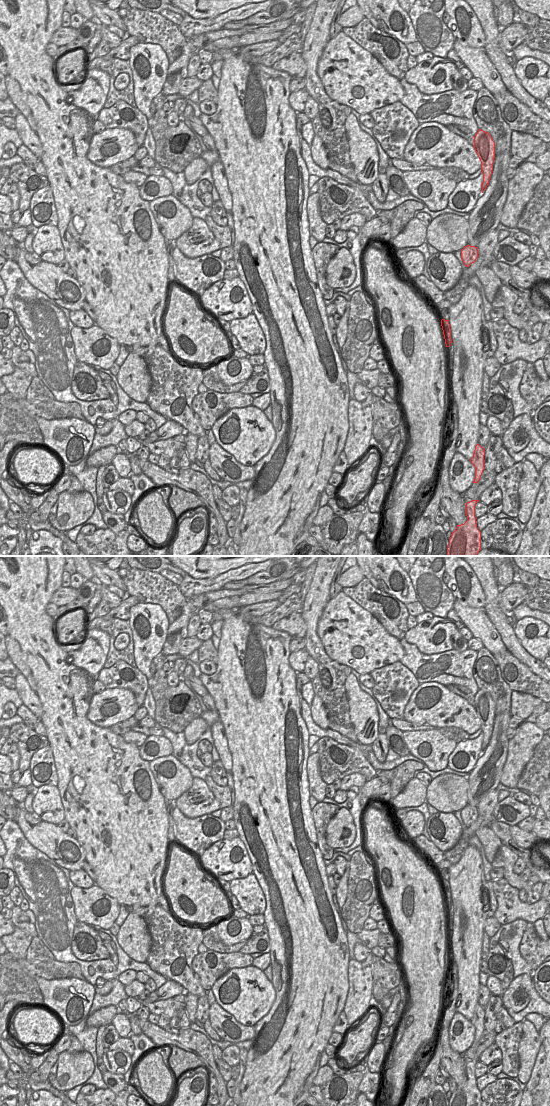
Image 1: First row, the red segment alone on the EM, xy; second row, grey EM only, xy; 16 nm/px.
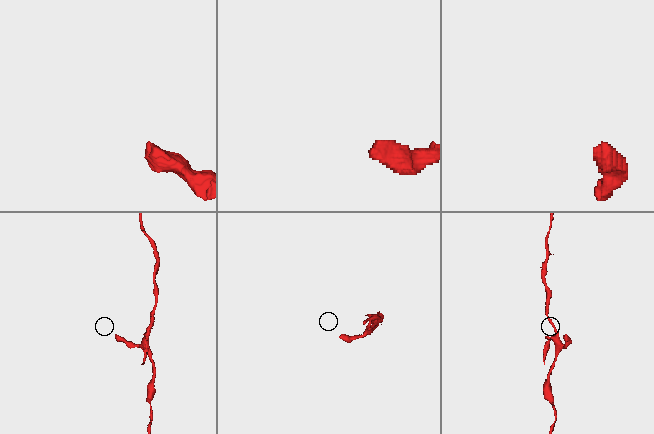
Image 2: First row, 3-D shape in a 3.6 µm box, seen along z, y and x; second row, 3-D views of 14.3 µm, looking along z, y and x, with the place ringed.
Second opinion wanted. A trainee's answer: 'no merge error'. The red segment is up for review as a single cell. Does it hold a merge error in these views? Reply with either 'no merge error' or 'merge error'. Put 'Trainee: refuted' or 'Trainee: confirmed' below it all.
merge error
Trainee: refuted

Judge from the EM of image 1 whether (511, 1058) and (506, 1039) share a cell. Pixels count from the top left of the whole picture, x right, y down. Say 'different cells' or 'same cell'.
same cell

